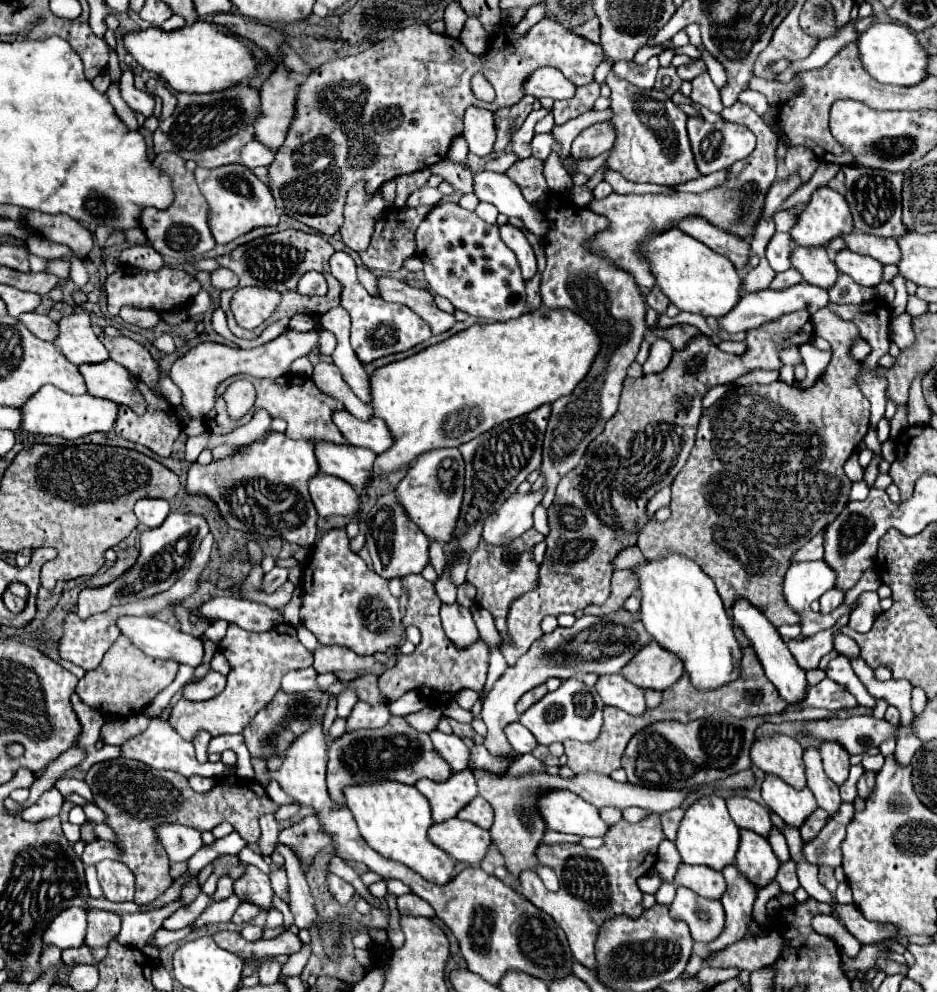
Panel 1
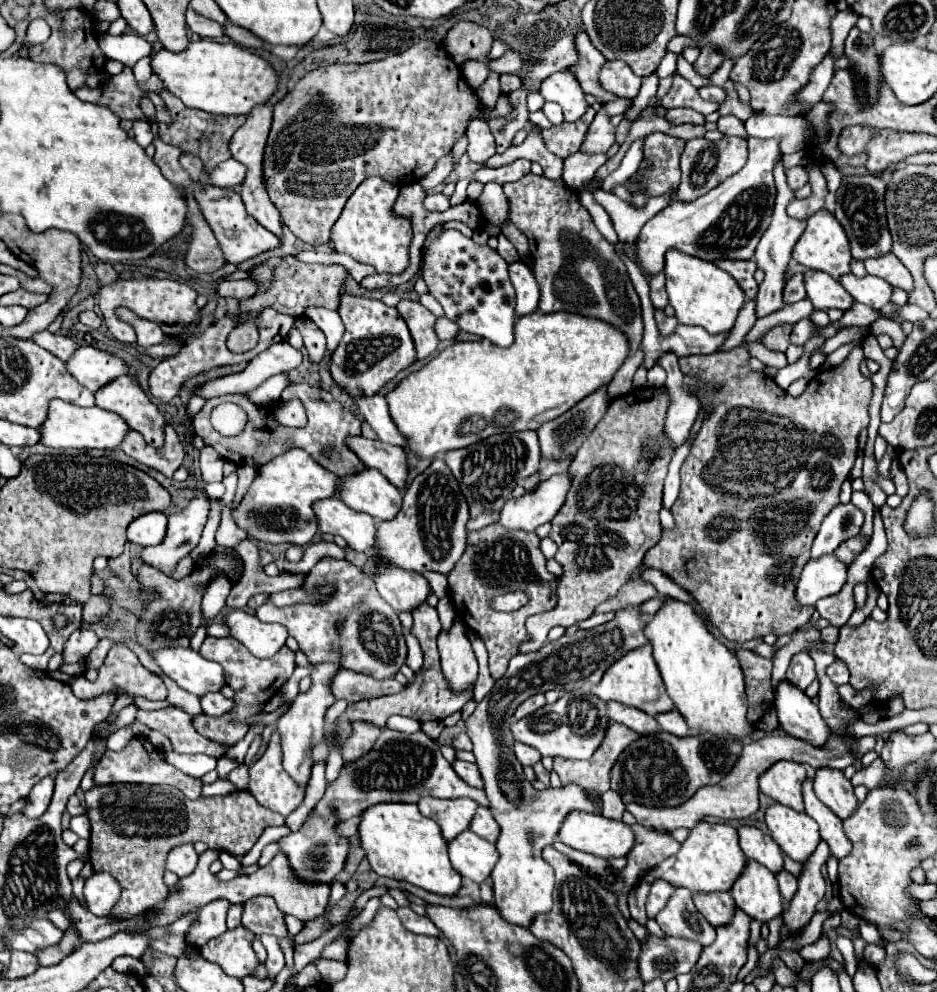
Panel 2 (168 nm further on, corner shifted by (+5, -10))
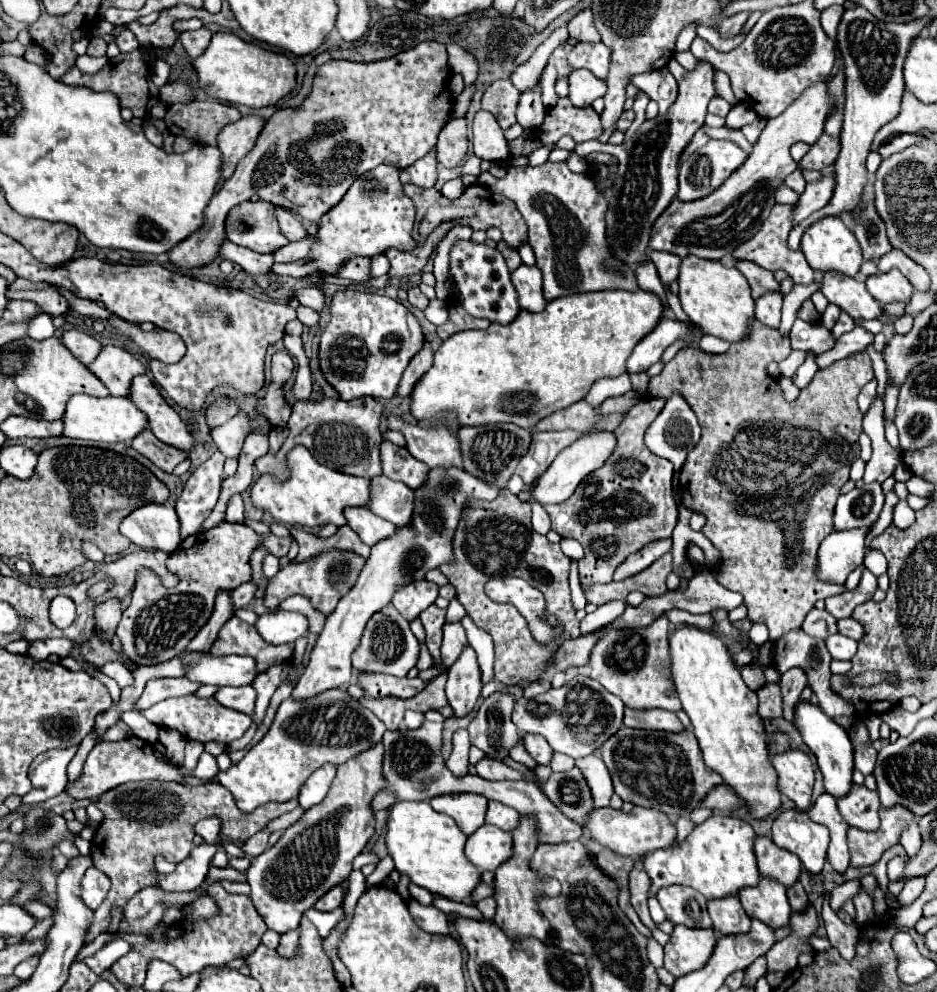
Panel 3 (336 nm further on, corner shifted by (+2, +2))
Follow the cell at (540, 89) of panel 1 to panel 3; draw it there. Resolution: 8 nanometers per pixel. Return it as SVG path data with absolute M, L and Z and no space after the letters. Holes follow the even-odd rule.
M573 70L567 76L569 82L569 100L573 106L591 106L595 98L601 98L607 90L605 82L593 76L589 70Z

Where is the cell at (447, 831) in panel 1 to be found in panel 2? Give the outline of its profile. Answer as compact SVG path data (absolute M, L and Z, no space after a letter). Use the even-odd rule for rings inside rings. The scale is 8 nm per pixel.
M470 830L462 832L462 836L448 844L448 854L454 870L476 884L482 884L498 862L496 846Z

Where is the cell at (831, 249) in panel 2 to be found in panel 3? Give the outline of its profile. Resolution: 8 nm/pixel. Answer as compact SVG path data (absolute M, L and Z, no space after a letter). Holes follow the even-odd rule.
M825 216L817 220L813 226L809 226L801 238L801 252L805 254L809 266L817 272L841 272L847 276L855 276L859 272L859 266L863 262L861 246L857 244L857 238L853 232L843 224L839 216Z

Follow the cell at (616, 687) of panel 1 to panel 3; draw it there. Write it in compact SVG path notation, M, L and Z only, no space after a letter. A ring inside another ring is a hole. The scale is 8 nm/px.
M625 708L623 724L627 728L643 728L643 730L665 730L665 732L681 732L683 724L673 712L665 710L645 710L637 712L633 708Z

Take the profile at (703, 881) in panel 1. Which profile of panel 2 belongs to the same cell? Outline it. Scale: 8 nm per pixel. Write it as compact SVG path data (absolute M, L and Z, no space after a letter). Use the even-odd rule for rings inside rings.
M716 892L714 896L694 896L694 904L698 912L714 926L724 926L730 924L736 904L728 892Z

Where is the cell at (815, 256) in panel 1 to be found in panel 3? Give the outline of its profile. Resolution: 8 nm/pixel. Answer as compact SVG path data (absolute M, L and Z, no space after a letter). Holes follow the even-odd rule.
M837 272L823 274L821 292L831 304L837 304L843 312L853 316L855 320L875 320L881 316L883 308L873 296L867 292L865 284L851 276L841 276Z

